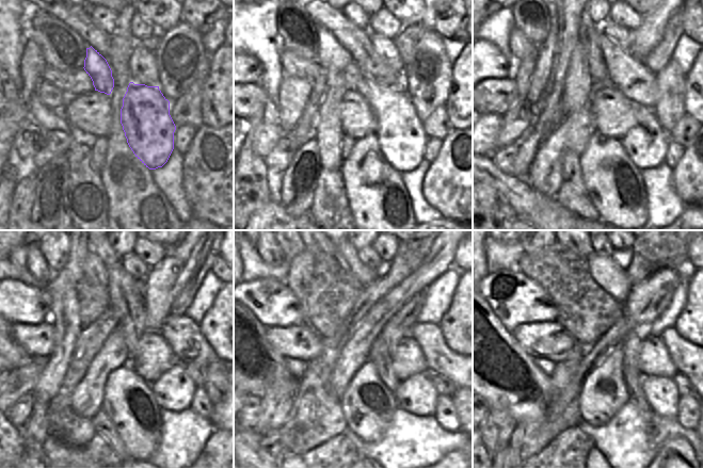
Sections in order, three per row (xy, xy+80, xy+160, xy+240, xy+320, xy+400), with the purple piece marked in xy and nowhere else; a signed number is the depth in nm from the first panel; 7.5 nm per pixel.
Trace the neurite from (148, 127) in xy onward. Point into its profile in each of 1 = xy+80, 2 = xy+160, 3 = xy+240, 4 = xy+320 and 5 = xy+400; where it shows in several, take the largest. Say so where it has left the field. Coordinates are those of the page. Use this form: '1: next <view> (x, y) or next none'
1: next xy+80 (399, 133)
2: next xy+160 (645, 143)
3: next xy+240 (173, 390)
4: next xy+320 (417, 394)
5: next xy+400 (660, 392)

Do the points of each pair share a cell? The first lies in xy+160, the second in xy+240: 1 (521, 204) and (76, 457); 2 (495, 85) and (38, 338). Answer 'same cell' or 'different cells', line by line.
1: same cell
2: same cell

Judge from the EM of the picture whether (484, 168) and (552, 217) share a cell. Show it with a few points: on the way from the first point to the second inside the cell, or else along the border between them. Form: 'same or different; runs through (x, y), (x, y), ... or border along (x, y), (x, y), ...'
same; runs through (501, 181), (510, 186), (534, 208)

